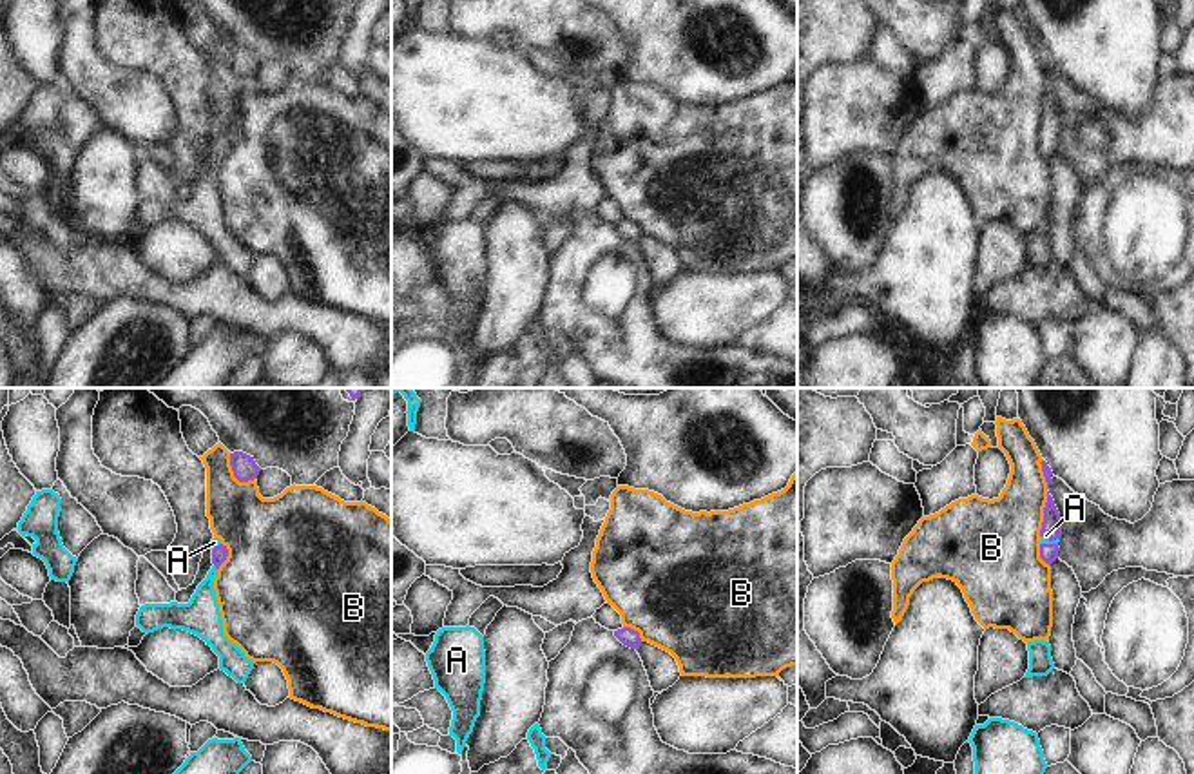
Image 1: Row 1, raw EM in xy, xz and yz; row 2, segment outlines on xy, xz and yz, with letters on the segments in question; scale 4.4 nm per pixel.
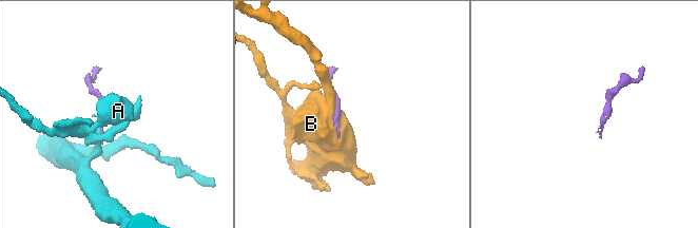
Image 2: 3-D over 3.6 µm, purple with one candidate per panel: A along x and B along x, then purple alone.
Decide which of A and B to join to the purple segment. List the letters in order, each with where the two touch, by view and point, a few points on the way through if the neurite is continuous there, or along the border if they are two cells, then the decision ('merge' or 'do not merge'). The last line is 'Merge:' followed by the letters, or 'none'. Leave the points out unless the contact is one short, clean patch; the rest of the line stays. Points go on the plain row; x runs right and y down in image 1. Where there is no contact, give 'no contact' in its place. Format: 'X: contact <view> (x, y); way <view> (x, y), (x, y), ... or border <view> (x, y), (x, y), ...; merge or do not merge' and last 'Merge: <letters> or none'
A: contact yz (1049, 133); way yz (1051, 118), (1049, 133), (1046, 129); merge
B: contact yz (1044, 109); do not merge
Merge: A

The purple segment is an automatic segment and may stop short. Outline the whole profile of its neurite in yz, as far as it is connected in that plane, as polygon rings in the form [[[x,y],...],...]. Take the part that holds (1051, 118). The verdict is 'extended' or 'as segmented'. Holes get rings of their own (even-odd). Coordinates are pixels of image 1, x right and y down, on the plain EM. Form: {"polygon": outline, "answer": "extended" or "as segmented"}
{"polygon": [[[1049,85],[1044,102],[1044,116],[1042,116],[1040,131],[1042,131],[1040,152],[1051,160],[1058,152],[1058,145],[1060,145],[1058,136],[1062,131],[1062,112]]], "answer": "extended"}

